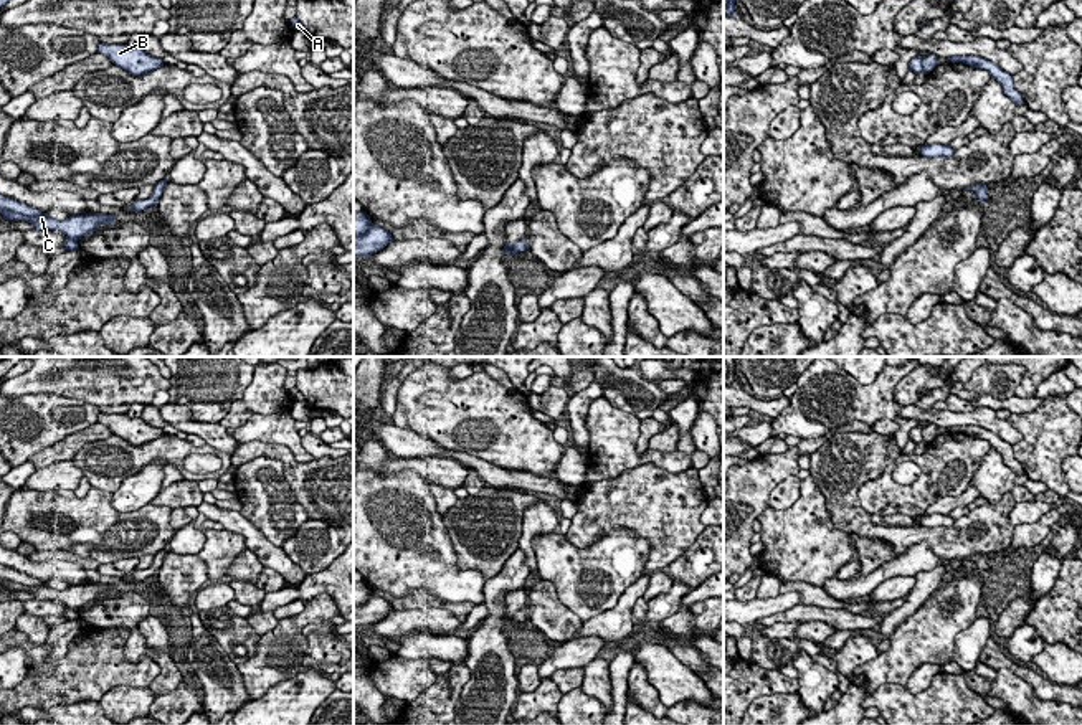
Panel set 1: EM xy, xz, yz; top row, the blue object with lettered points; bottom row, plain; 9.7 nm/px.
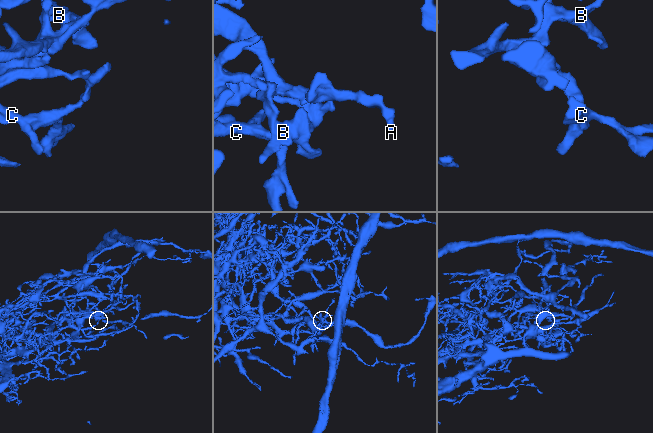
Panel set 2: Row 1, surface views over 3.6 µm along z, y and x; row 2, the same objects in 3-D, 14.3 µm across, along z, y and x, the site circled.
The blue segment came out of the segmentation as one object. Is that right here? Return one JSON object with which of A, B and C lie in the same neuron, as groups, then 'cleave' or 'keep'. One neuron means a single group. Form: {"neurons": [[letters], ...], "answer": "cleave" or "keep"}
{"neurons": [["A"], ["B", "C"]], "answer": "cleave"}

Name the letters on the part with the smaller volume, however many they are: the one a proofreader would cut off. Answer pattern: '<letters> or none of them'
A

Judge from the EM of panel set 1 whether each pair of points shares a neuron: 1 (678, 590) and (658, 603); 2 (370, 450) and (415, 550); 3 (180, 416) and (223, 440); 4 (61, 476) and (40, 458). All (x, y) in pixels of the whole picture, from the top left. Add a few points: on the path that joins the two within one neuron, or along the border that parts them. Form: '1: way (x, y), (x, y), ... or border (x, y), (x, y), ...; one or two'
1: way (673, 595), (663, 603); one
2: way (370, 474), (370, 506), (390, 525); one
3: way (190, 426), (213, 435); one
4: border (71, 459), (61, 459), (37, 469); two

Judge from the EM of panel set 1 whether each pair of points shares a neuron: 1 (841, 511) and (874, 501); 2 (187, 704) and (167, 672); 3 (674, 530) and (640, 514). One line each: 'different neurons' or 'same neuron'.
1: different neurons
2: different neurons
3: same neuron

